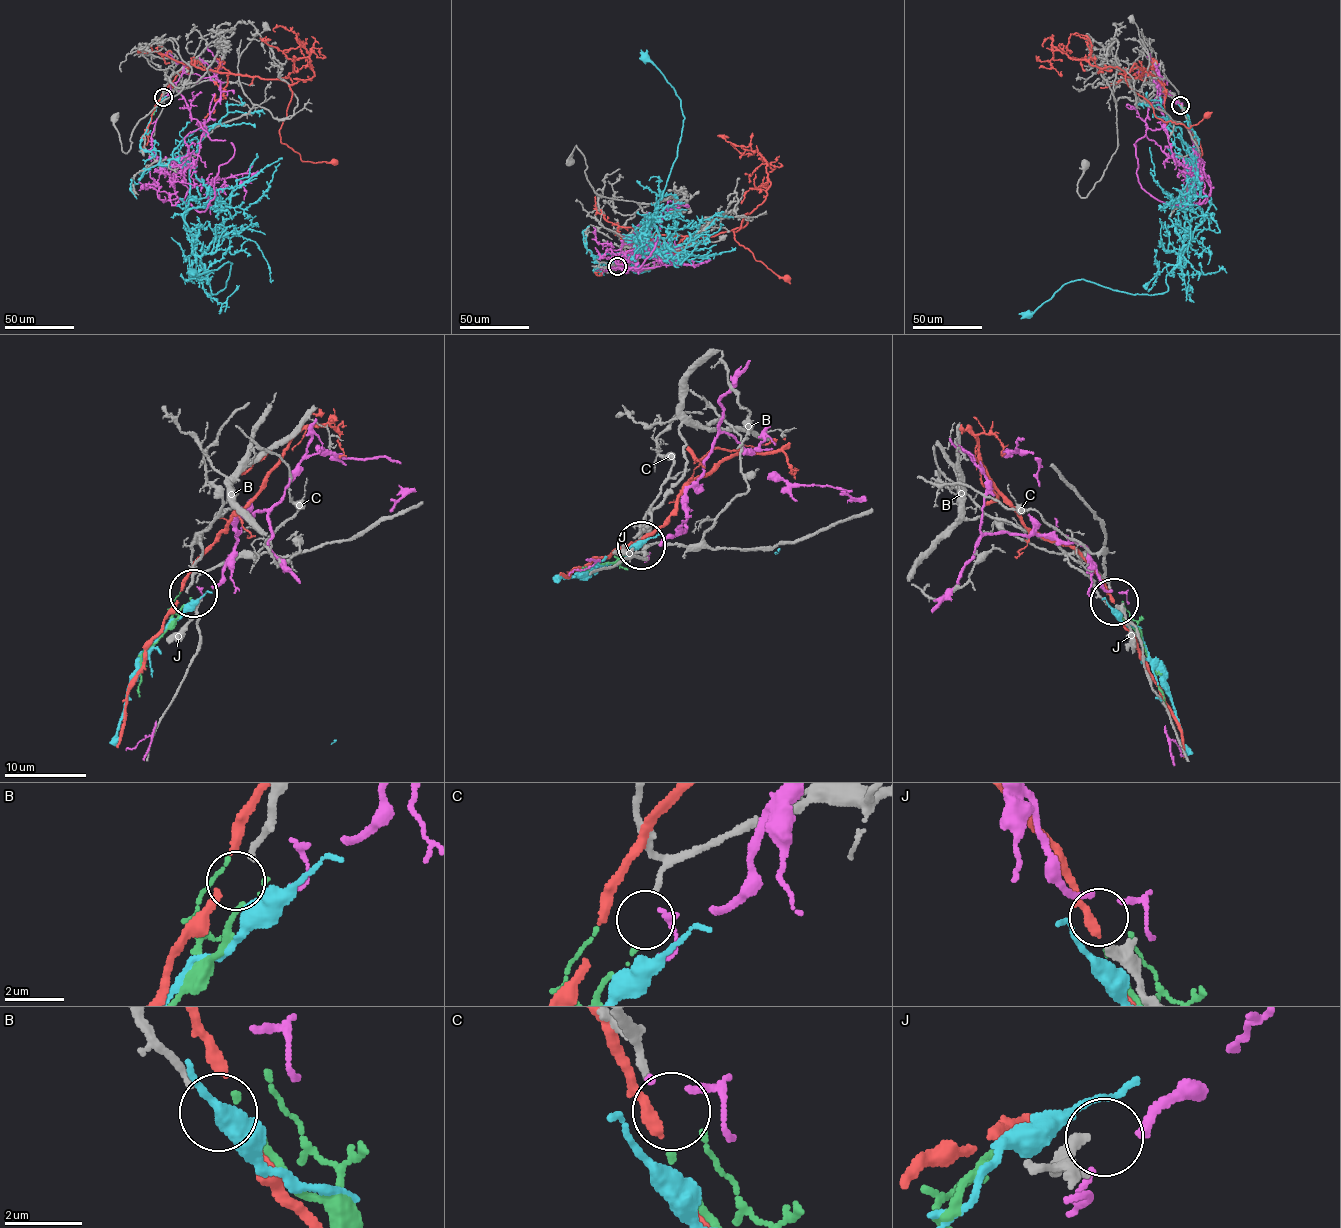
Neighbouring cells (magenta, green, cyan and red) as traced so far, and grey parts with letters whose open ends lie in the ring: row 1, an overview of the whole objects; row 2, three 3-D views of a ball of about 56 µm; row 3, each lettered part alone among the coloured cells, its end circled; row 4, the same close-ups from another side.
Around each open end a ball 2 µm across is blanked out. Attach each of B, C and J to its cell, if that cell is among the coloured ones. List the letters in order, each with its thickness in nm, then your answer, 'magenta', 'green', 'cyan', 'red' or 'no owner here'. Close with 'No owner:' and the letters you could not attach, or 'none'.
B: 190 nm thick; no owner here
C: 160 nm thick; green
J: 280 nm thick; magenta
No owner: B

